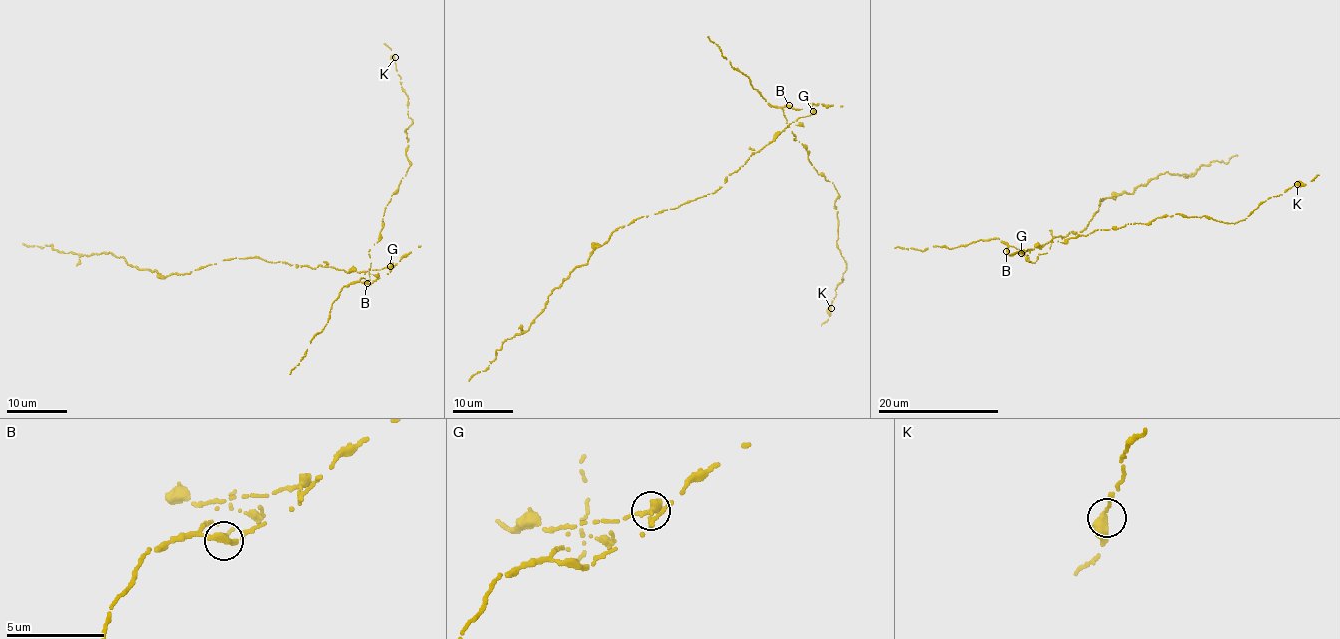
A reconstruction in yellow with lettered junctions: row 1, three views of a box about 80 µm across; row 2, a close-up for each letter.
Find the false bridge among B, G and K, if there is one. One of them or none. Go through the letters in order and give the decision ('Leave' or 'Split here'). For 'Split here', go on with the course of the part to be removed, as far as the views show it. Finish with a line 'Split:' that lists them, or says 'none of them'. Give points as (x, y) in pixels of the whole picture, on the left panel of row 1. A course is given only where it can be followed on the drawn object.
B: Leave
G: Split here. Course of the part to remove: (390, 267), (357, 273), (256, 257), (164, 277), (109, 251), (87, 256), (64, 253), (52, 244), (22, 244)
K: Leave
Split: G

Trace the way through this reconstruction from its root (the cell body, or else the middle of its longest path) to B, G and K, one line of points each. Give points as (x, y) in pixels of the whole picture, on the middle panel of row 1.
B: (767, 145), (788, 125), (781, 108), (789, 105)
G: (767, 145), (790, 123), (812, 111)
K: (767, 145), (786, 123), (818, 175), (838, 192), (836, 245), (847, 269), (831, 308)

